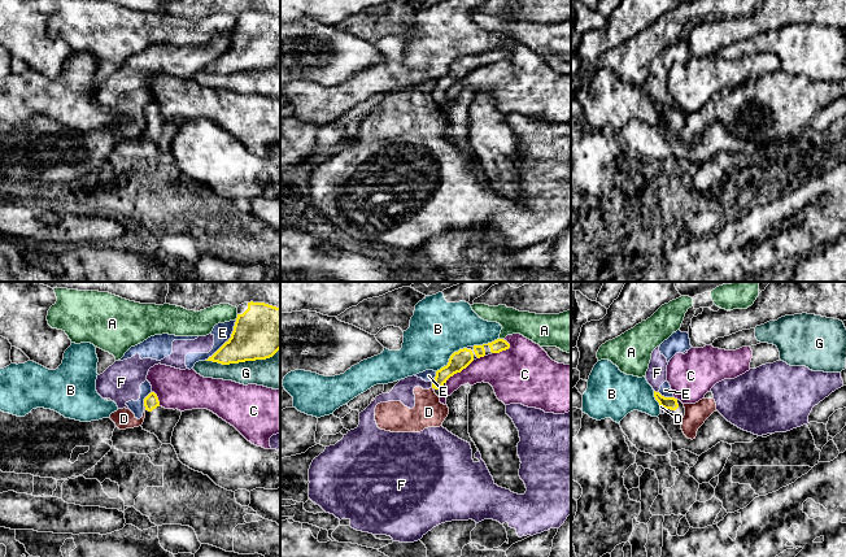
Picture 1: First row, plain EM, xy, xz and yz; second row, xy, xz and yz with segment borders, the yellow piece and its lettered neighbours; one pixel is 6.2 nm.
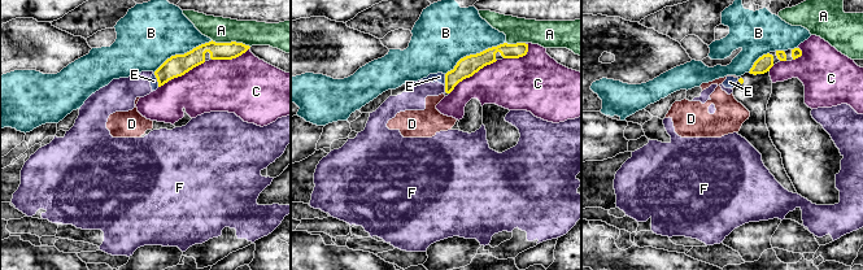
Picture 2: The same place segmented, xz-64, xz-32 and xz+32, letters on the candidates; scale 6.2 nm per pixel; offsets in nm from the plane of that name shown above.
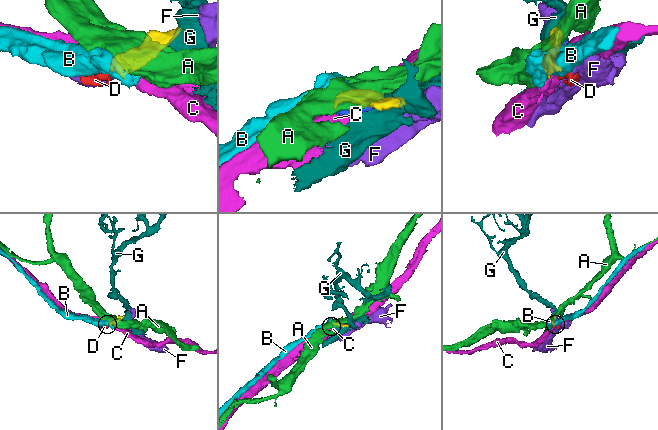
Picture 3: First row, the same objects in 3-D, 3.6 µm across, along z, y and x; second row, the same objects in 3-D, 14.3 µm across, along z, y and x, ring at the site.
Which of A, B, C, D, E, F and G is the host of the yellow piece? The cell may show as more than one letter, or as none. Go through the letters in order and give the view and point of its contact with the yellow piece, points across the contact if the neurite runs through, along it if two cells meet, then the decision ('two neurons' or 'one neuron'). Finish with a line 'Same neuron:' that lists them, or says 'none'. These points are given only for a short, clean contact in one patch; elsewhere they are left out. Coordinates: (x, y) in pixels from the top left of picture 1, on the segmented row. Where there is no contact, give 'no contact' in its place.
A: xy (238, 317) | two neurons
B: xz (450, 357) | along xz (466, 347), (456, 351), (449, 361), (436, 371) | two neurons
C: xz (459, 371) | two neurons
D: xy (145, 408) | along xy (144, 405), (145, 409) | two neurons
E: xy (226, 342) | two neurons
F: xz (432, 386) | along xz (431, 383), (432, 387) | two neurons
G: xy (241, 361) | two neurons
Same neuron: none

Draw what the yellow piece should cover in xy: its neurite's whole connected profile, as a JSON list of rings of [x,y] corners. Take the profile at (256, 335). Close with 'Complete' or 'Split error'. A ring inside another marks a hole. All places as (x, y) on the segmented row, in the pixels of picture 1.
[[[244,303],[231,338],[206,361],[222,365],[266,360],[280,349],[280,308],[265,303]]]. Split error

